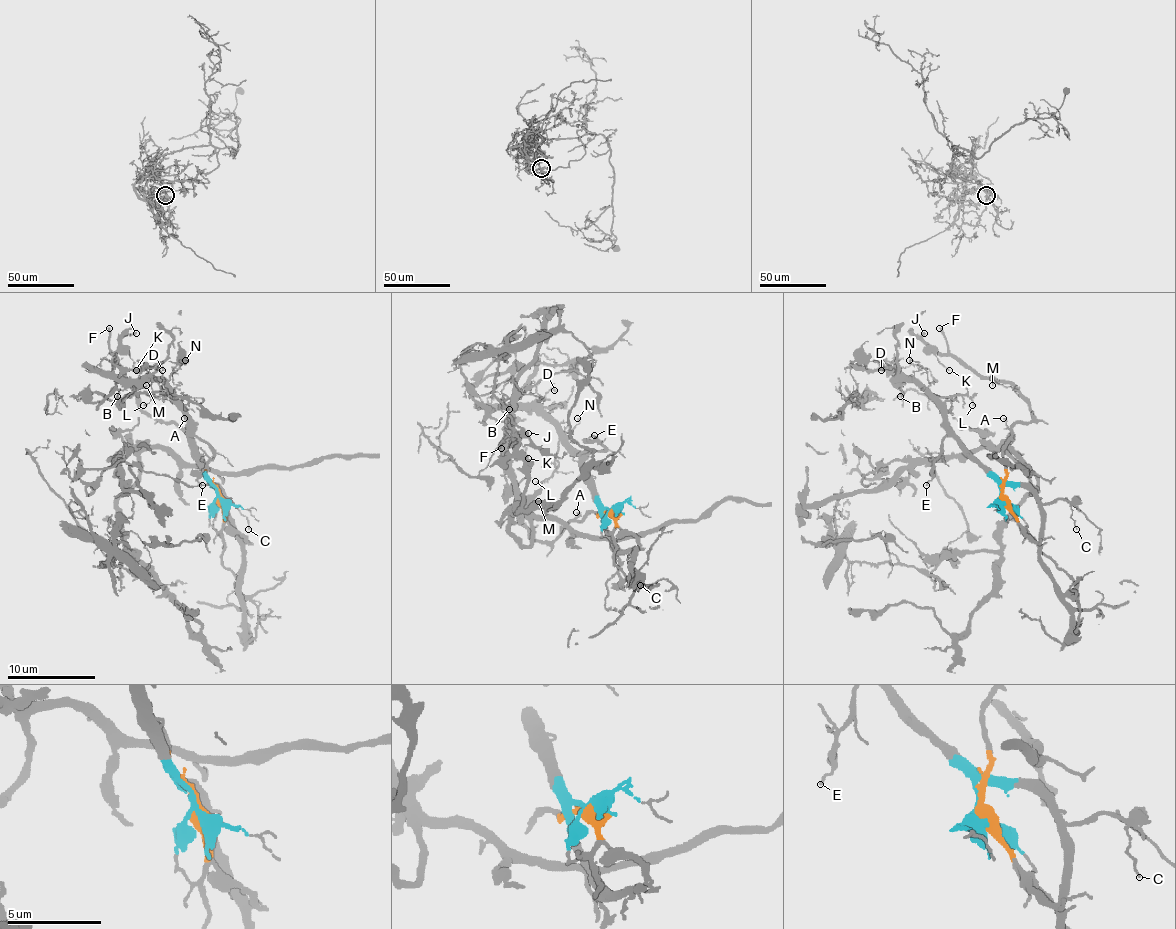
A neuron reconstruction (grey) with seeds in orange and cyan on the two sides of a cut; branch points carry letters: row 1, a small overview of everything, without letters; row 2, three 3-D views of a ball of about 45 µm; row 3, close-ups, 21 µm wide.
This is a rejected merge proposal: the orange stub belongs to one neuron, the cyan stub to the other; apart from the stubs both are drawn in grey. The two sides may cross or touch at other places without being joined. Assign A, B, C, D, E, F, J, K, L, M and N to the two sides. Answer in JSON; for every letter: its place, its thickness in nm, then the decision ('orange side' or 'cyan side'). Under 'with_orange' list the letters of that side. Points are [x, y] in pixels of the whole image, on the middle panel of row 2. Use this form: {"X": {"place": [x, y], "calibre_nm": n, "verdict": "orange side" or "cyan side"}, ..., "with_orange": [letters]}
{"A": {"place": [576, 512], "calibre_nm": 110, "verdict": "orange side"}, "B": {"place": [509, 409], "calibre_nm": 120, "verdict": "cyan side"}, "C": {"place": [640, 585], "calibre_nm": 100, "verdict": "cyan side"}, "D": {"place": [554, 390], "calibre_nm": 90, "verdict": "cyan side"}, "E": {"place": [594, 435], "calibre_nm": 110, "verdict": "cyan side"}, "F": {"place": [501, 448], "calibre_nm": 190, "verdict": "orange side"}, "J": {"place": [528, 433], "calibre_nm": 140, "verdict": "orange side"}, "K": {"place": [528, 458], "calibre_nm": 100, "verdict": "orange side"}, "L": {"place": [535, 481], "calibre_nm": 90, "verdict": "cyan side"}, "M": {"place": [538, 501], "calibre_nm": 100, "verdict": "orange side"}, "N": {"place": [577, 418], "calibre_nm": 110, "verdict": "cyan side"}, "with_orange": ["A", "F", "J", "K", "M"]}

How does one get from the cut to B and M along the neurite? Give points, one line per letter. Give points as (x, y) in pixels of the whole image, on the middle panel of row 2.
B: (610, 510), (603, 505), (579, 454), (552, 423), (535, 410), (508, 408)
M: (610, 510), (586, 514), (552, 541), (535, 541), (533, 532), (519, 518), (524, 505), (544, 501), (537, 501)

